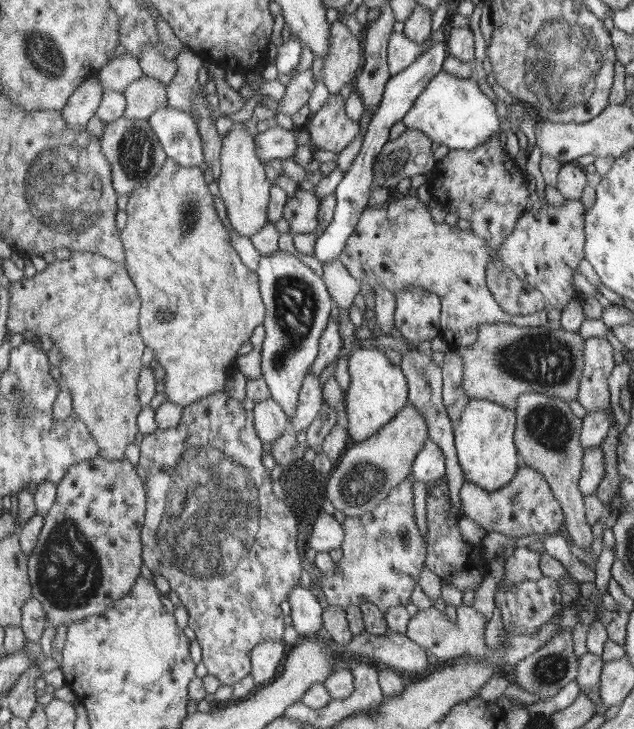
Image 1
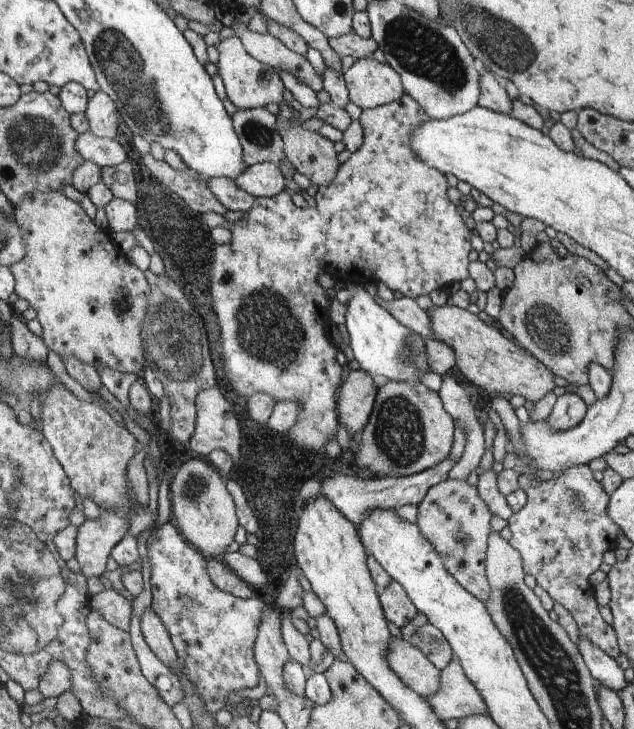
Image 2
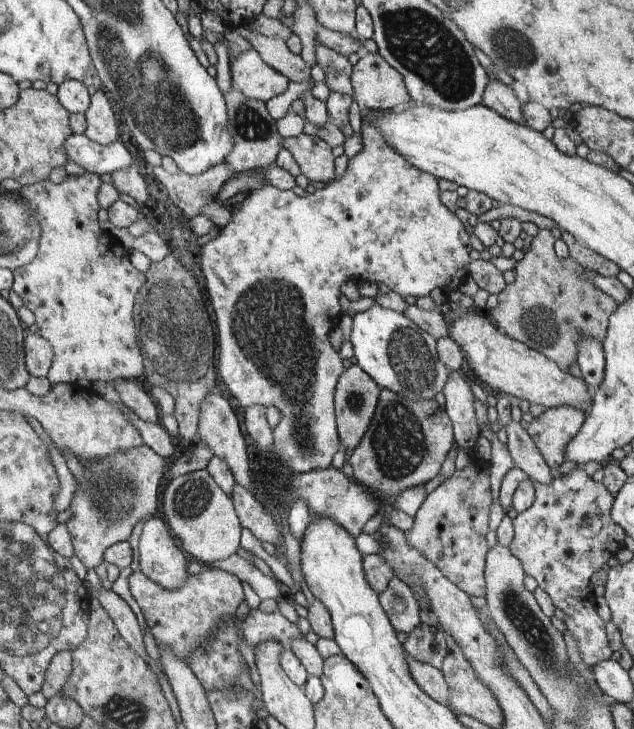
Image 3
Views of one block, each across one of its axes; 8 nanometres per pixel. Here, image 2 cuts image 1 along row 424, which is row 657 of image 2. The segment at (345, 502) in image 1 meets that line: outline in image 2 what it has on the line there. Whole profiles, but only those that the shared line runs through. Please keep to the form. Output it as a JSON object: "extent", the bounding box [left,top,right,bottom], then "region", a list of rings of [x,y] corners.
{"extent":[388,638,441,698],"region":[[[395,638],[388,652],[391,669],[416,694],[430,698],[437,692],[441,671],[410,641]]]}

